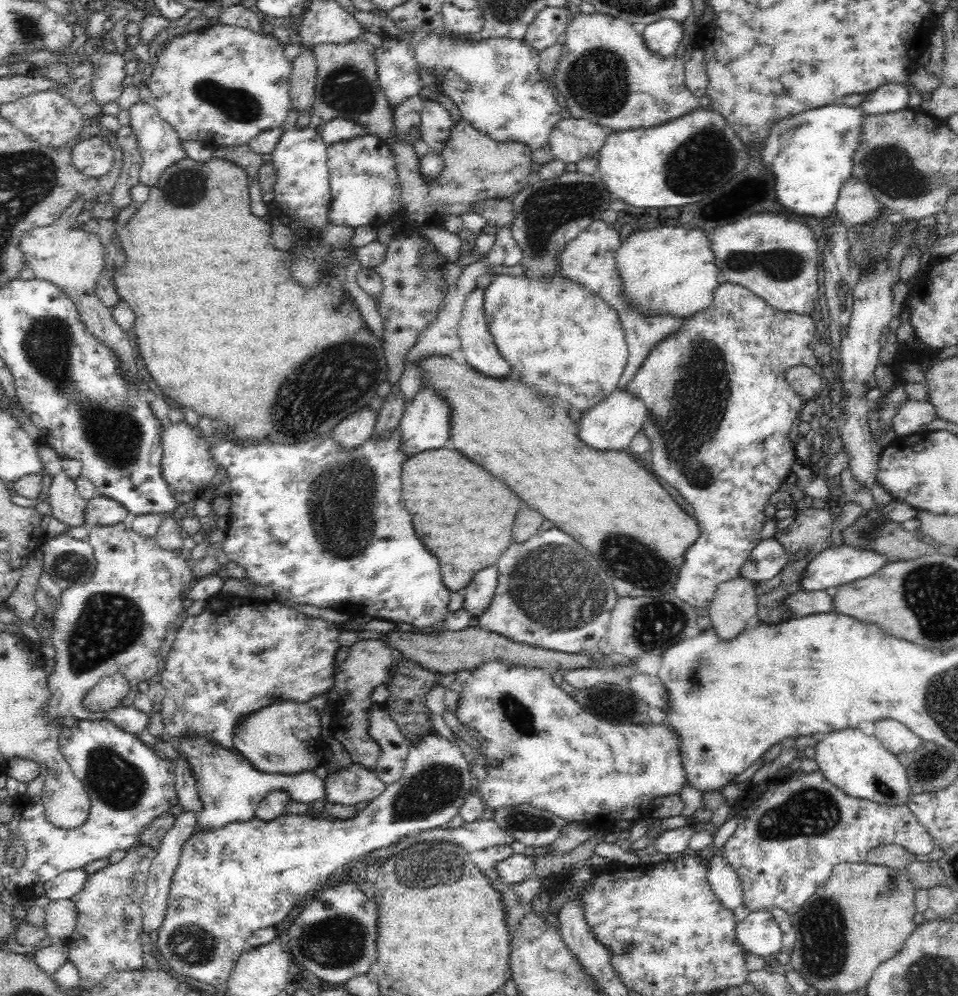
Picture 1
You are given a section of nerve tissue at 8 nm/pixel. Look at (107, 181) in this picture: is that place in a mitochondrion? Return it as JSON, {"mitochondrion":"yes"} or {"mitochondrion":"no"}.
{"mitochondrion":"no"}

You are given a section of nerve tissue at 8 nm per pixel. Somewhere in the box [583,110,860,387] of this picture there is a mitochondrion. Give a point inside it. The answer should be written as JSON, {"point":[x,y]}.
{"point":[708,143]}

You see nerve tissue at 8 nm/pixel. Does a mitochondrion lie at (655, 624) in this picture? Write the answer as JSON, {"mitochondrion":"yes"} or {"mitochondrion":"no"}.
{"mitochondrion":"yes"}

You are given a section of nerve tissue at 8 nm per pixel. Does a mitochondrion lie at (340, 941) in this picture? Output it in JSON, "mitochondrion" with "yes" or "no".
{"mitochondrion":"yes"}

